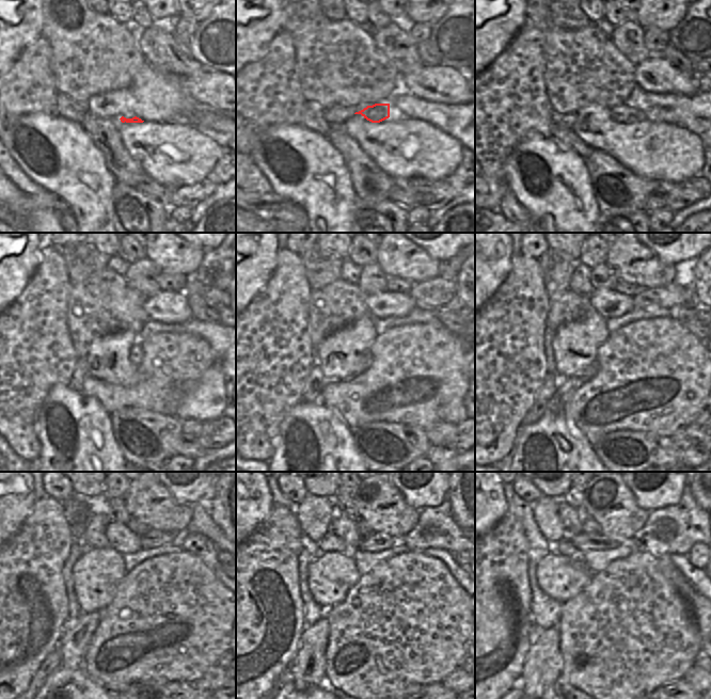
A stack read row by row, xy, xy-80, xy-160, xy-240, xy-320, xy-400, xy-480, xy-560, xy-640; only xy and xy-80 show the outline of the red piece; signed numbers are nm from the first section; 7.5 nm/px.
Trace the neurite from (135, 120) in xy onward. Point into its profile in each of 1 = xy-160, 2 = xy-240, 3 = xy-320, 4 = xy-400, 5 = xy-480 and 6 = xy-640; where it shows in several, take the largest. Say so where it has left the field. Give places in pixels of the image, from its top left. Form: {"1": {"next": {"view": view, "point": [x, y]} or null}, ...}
{"1": {"next": {"view": "xy-160", "point": [622, 113]}}, "2": {"next": {"view": "xy-240", "point": [135, 350]}}, "3": {"next": {"view": "xy-320", "point": [365, 360]}}, "4": {"next": {"view": "xy-400", "point": [566, 384]}}, "5": {"next": {"view": "xy-480", "point": [78, 633]}}, "6": {"next": {"view": "xy-640", "point": [542, 664]}}}

